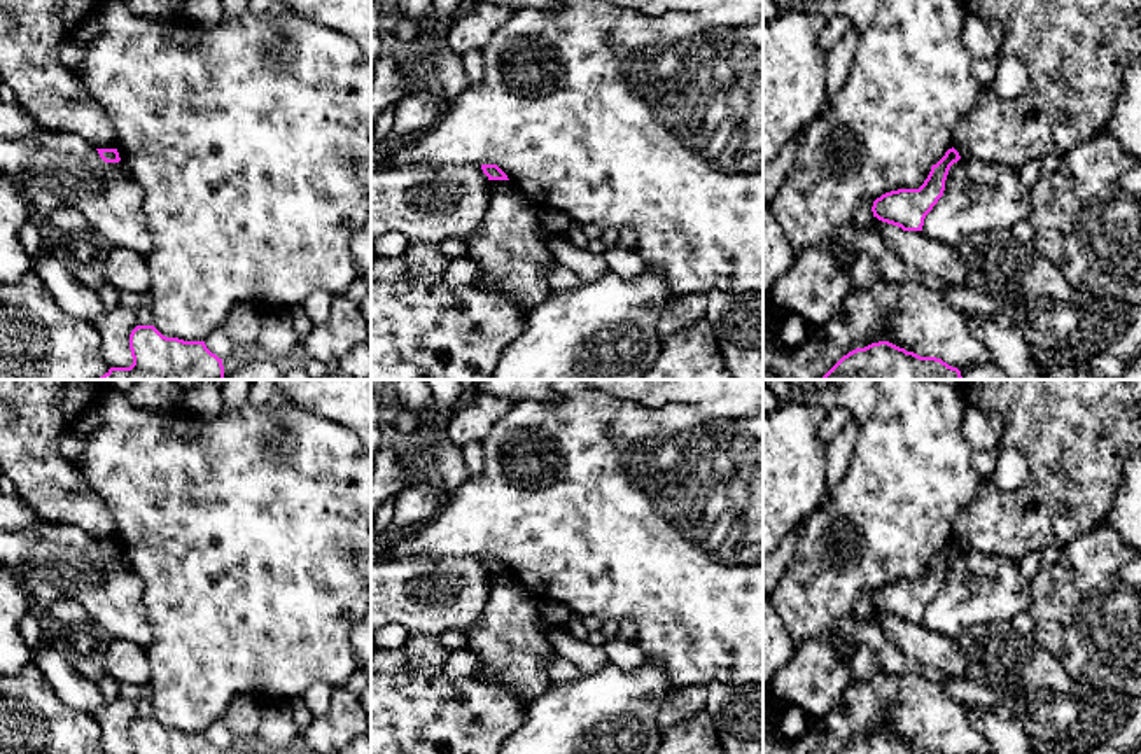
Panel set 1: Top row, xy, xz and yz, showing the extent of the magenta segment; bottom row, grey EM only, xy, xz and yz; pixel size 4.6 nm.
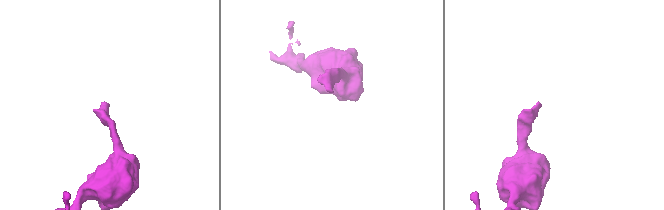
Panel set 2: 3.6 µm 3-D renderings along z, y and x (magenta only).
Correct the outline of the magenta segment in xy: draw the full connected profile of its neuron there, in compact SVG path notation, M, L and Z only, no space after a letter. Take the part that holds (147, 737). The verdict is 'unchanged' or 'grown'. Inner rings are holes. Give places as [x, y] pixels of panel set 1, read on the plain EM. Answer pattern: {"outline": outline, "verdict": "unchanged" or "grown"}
{"outline": "M136 717L130 726L133 754L222 754L205 733L163 728L154 717Z", "verdict": "unchanged"}

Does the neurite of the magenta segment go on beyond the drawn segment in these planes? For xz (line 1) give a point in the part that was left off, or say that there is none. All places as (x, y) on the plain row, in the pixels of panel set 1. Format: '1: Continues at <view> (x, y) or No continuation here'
1: No continuation here

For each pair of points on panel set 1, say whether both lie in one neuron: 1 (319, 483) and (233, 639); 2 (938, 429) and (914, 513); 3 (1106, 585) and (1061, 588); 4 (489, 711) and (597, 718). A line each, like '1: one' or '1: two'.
1: one
2: one
3: one
4: two

